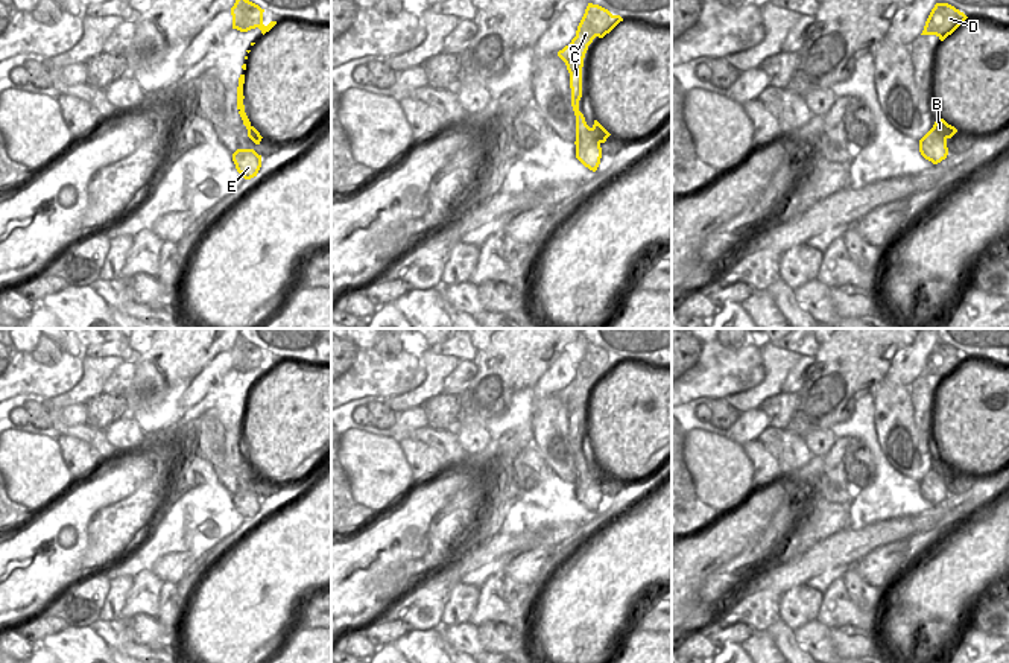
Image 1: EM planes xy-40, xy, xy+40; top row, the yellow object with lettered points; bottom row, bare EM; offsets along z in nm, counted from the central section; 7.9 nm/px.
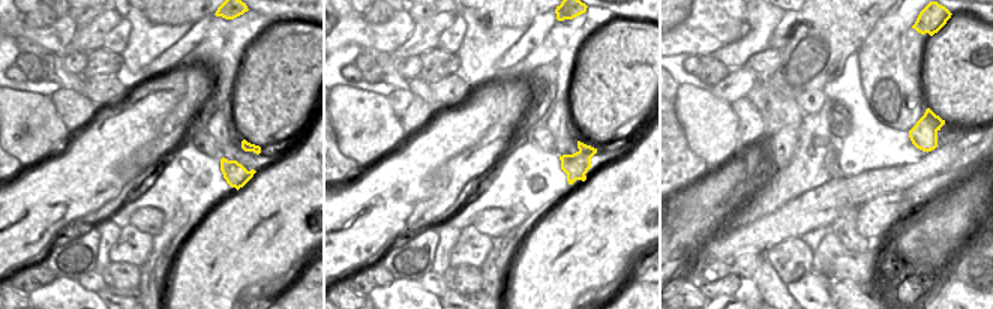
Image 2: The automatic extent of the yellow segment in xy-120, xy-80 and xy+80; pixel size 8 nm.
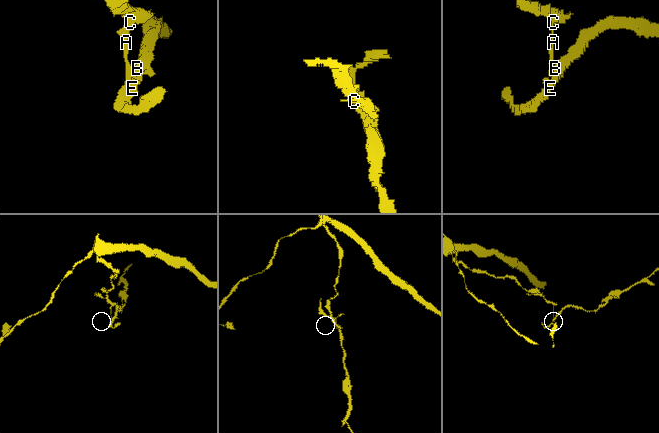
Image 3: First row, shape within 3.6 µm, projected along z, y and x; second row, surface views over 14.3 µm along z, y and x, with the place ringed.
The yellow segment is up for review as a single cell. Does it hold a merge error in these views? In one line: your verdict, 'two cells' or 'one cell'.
two cells

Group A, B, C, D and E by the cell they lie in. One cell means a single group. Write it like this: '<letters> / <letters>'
A C D / B E

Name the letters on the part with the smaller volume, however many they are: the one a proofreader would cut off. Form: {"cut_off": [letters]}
{"cut_off": ["B", "E"]}

